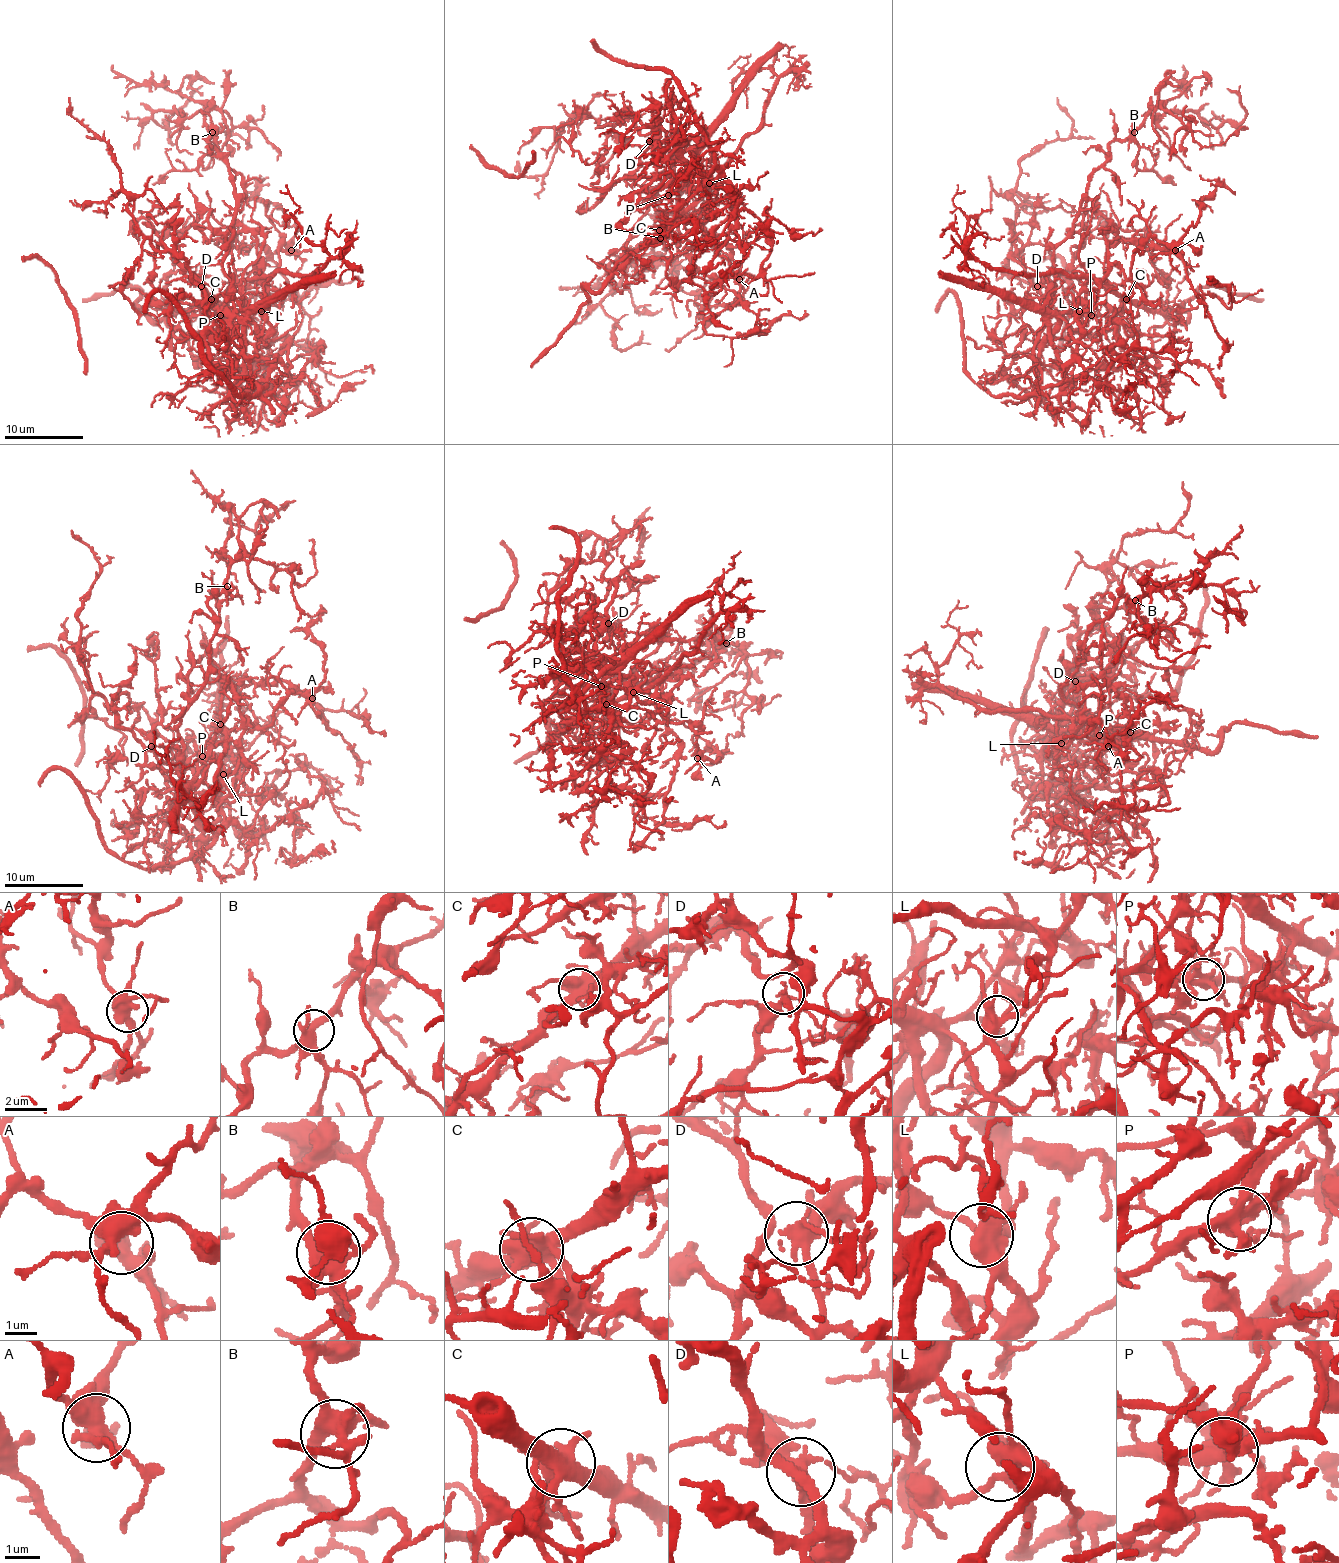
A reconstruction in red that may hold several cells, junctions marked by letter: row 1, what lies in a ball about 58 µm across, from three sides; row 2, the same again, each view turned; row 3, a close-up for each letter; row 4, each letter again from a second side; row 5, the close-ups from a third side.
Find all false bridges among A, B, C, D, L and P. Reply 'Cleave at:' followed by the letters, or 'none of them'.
Cleave at: C, D, P

